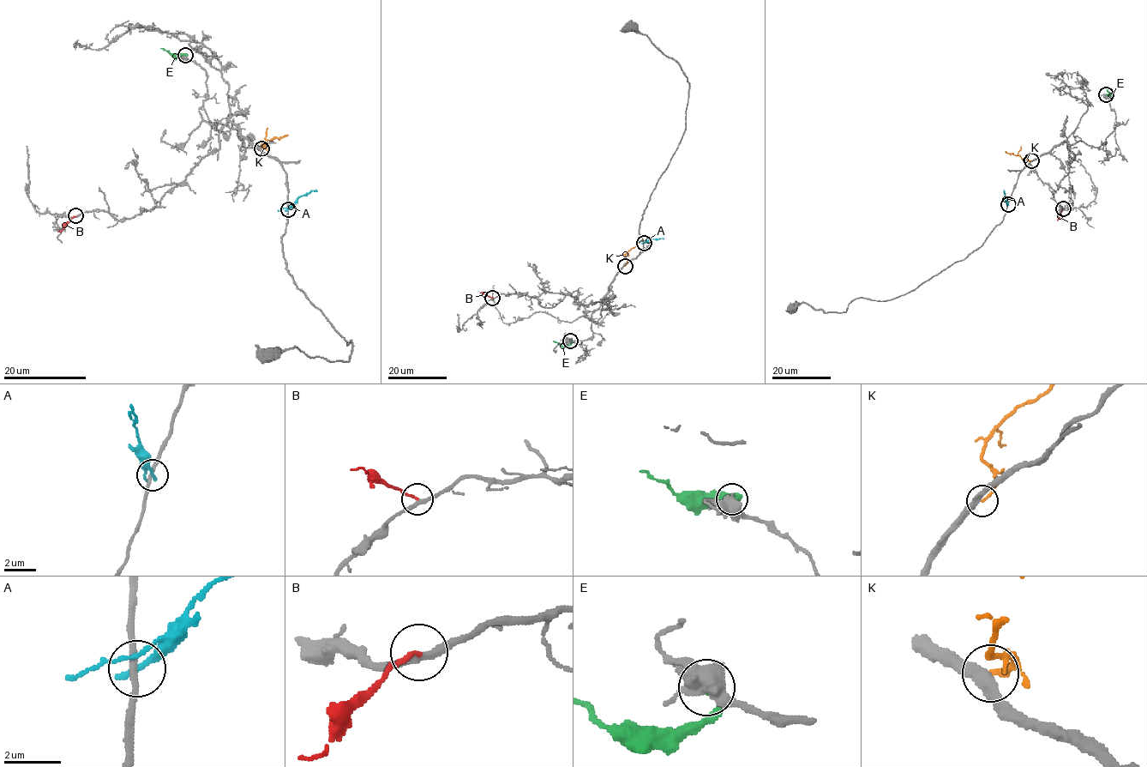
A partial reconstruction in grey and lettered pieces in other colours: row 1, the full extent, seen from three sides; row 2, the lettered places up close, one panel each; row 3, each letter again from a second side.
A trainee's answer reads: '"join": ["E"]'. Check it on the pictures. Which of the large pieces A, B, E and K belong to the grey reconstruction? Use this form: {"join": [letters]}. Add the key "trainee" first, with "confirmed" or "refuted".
{"trainee": "refuted", "join": ["B"]}

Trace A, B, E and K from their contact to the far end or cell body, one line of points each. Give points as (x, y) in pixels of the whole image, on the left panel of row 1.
A: (288, 208), (300, 196), (313, 190), (317, 191)
B: (75, 216), (57, 232)
E: (185, 56), (160, 48)
K: (261, 148), (264, 141), (288, 135)

